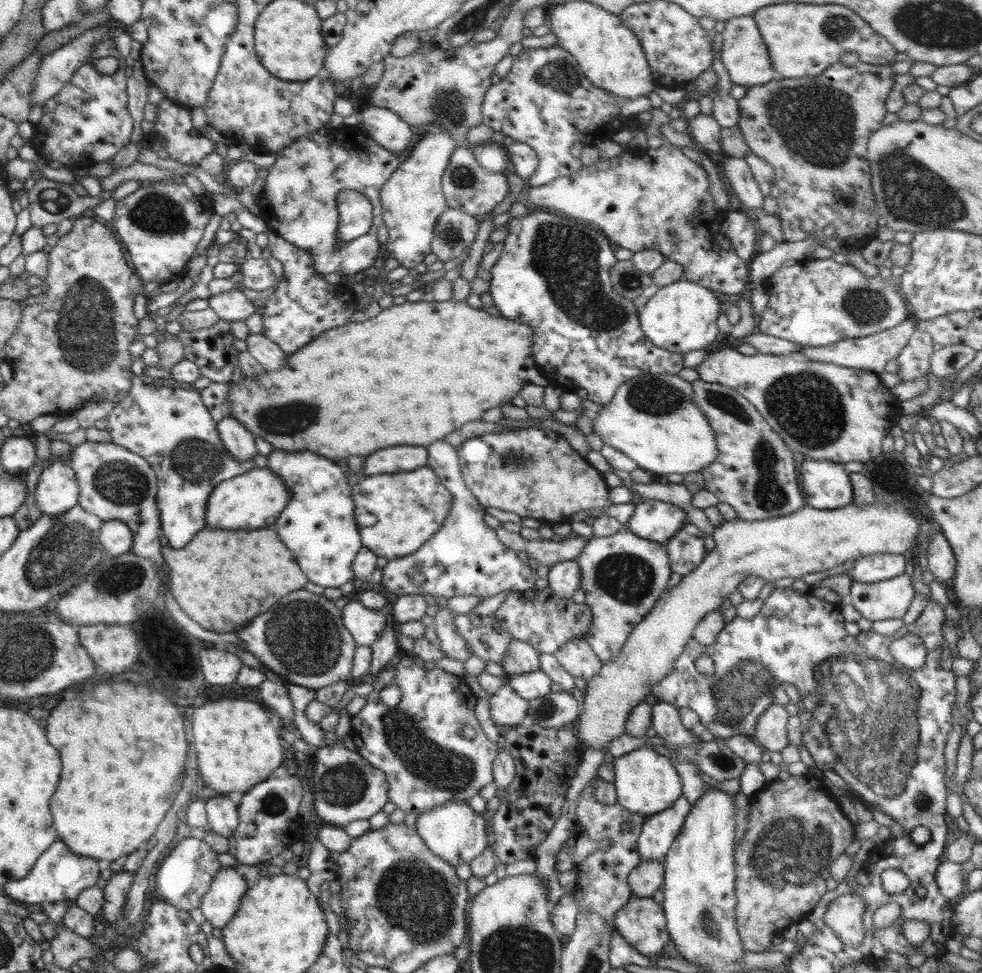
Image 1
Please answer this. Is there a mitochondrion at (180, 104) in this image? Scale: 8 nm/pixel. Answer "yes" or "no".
no

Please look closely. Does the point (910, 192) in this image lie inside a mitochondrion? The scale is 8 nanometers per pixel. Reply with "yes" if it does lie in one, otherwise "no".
yes

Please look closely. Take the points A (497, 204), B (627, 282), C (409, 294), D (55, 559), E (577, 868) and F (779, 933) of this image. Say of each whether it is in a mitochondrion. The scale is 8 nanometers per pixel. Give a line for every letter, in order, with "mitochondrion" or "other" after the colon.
A: other
B: mitochondrion
C: other
D: mitochondrion
E: other
F: other

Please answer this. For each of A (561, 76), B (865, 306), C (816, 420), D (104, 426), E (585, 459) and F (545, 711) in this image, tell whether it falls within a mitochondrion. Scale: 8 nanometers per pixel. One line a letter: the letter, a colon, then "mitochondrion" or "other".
A: mitochondrion
B: mitochondrion
C: mitochondrion
D: other
E: other
F: mitochondrion

